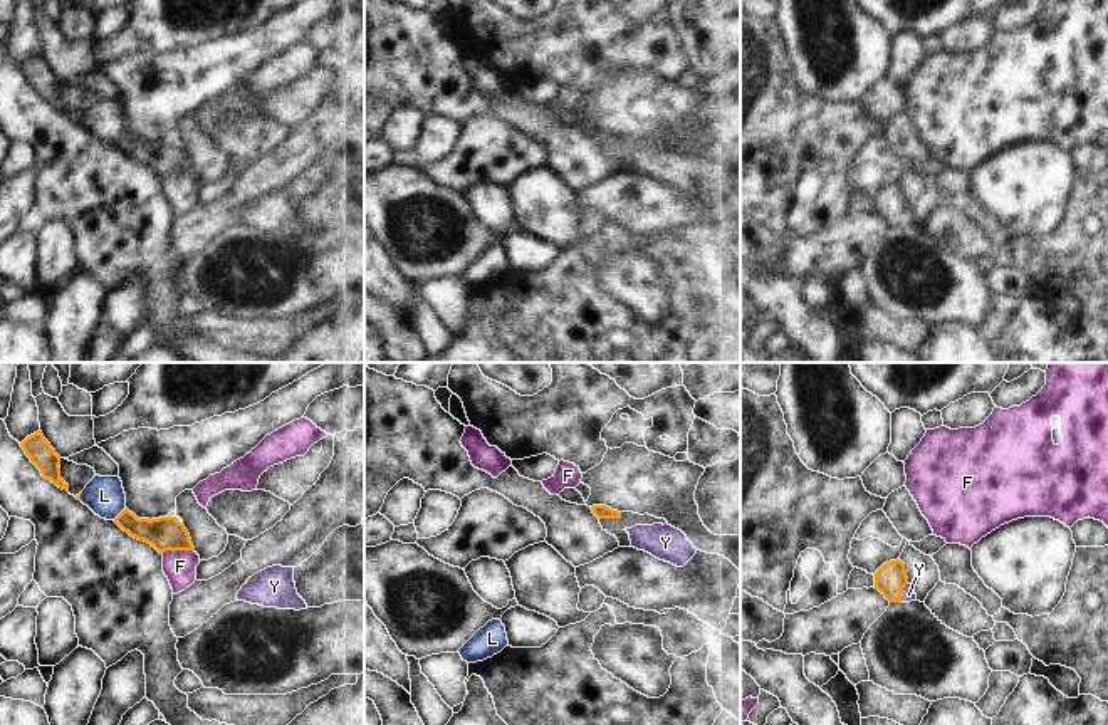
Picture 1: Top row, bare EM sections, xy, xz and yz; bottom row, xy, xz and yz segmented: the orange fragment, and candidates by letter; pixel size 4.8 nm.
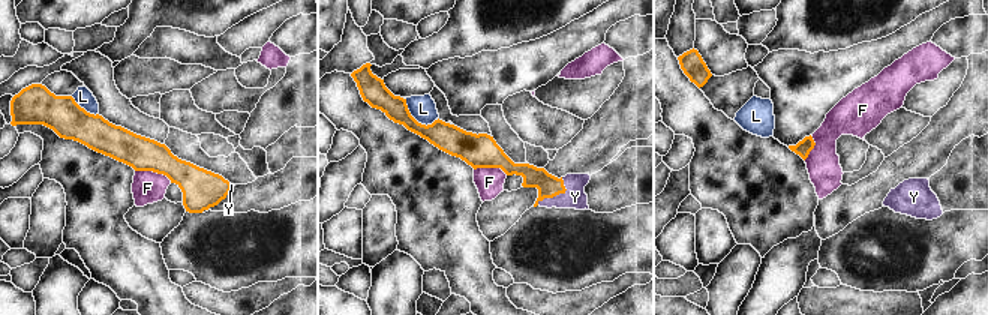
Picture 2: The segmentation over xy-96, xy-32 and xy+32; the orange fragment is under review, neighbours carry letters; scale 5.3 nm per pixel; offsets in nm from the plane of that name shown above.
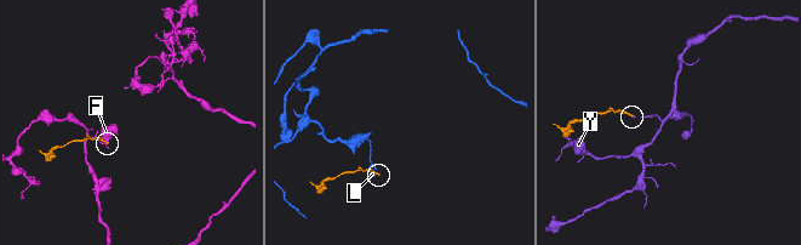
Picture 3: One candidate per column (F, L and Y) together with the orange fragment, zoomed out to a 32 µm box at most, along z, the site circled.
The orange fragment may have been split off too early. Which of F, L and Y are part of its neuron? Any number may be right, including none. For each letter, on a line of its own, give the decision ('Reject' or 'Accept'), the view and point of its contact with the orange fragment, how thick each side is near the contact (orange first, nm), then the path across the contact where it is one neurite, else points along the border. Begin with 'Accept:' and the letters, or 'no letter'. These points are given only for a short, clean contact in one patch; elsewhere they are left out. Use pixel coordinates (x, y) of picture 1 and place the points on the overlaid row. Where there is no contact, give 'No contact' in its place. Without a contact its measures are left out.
Accept: Y
F: Reject. Touches orange at xy (177, 549). Thickness 160 nm (orange) against 160 nm. Boundary: xy (193, 549), (167, 549), (162, 552)
L: Reject. Touches orange at xy (120, 514). Thickness 160 nm (orange) against 190 nm. Boundary: xy (125, 507), (113, 519)
Y: Accept. Touches orange at yz (900, 593). Thickness 150 nm (orange) against 70 nm. Path across: yz (890, 579), (900, 593), (909, 594)

